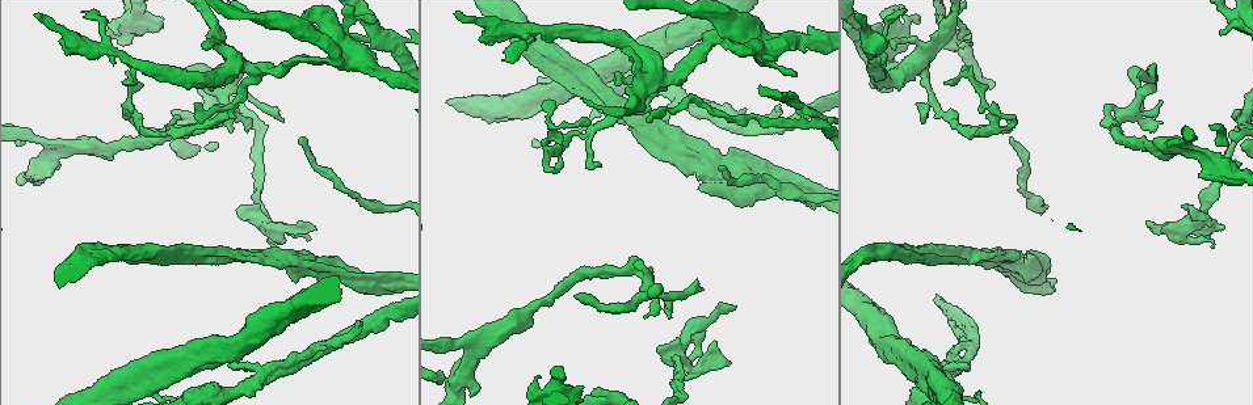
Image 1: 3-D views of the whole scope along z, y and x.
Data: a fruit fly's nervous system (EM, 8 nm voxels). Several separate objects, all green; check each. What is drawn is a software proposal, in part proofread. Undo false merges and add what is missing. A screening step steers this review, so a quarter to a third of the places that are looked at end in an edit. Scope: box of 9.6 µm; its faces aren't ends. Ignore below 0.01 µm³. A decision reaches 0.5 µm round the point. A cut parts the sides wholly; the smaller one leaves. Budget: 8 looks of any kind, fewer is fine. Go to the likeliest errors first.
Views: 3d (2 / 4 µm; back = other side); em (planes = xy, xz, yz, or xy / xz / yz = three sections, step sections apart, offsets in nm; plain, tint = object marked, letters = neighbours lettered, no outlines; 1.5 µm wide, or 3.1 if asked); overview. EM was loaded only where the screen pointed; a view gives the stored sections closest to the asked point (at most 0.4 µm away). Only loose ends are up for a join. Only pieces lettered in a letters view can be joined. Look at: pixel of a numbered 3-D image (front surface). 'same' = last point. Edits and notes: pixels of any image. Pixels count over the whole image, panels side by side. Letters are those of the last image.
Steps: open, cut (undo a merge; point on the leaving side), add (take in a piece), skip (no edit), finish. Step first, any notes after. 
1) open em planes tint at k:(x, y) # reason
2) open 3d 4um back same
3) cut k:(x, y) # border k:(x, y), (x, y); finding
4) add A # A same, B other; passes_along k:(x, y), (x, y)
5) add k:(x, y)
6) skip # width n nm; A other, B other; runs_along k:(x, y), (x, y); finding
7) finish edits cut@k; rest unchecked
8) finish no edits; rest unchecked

open em planes letters at 1:(1150, 229) # branch stops here

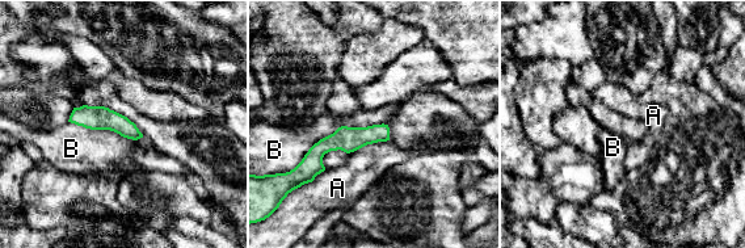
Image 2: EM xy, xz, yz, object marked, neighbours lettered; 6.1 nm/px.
skip # A other, B other; runs_along 2:(386, 130), (328, 143), (307, 165); none of them fits

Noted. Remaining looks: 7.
open em yz step 8 letters at 1:(1230, 137) # an open end

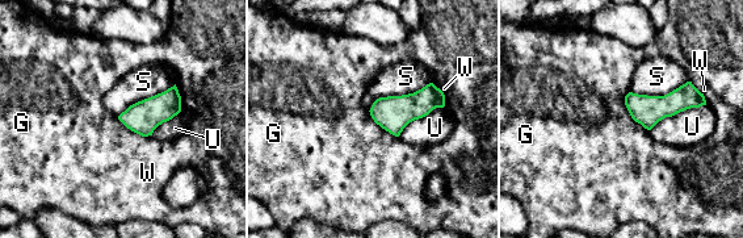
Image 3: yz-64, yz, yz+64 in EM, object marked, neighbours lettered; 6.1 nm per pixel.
open em planes letters same

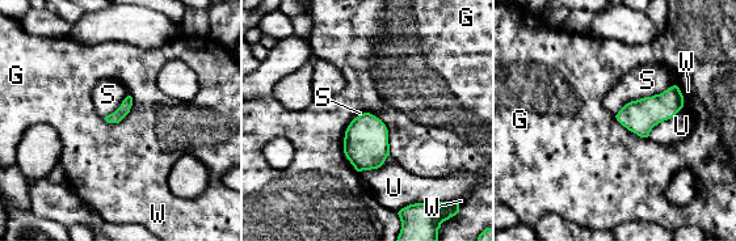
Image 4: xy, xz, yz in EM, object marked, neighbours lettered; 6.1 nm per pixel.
add 4:(647, 80) # G other, S same, U other, W other; it goes on there

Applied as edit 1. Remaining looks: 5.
open overview

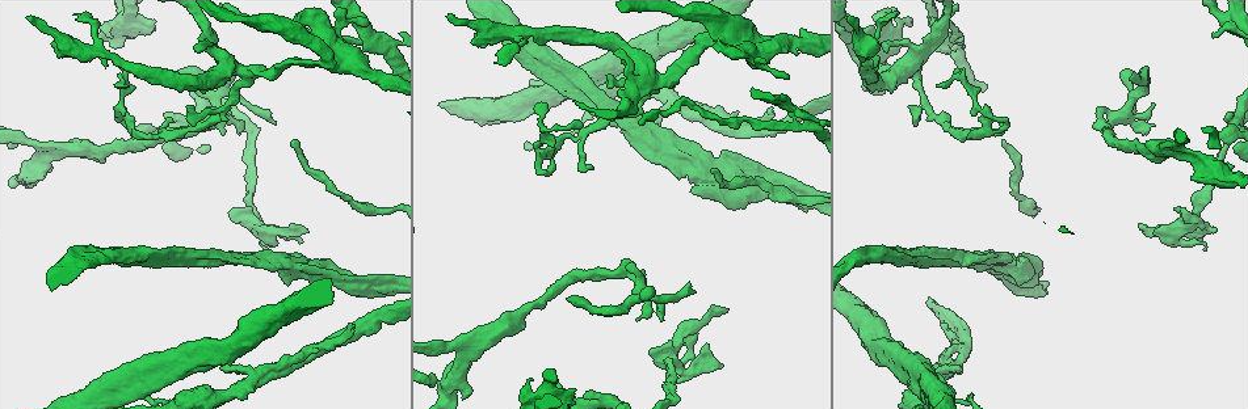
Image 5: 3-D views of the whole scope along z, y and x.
open 3d 4um at 5:(714, 172) # tapers out

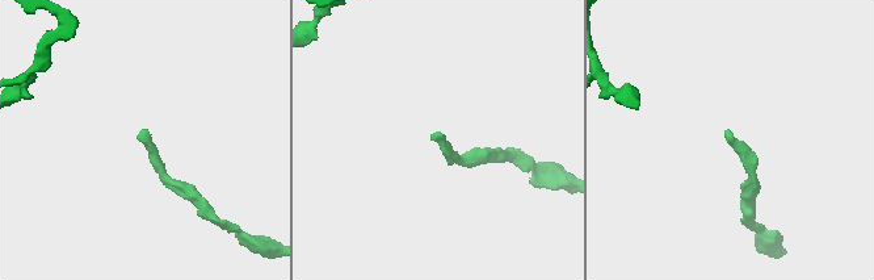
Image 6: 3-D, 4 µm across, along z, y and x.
open em yz step 8 tint at 6:(440, 134) # need the tissue

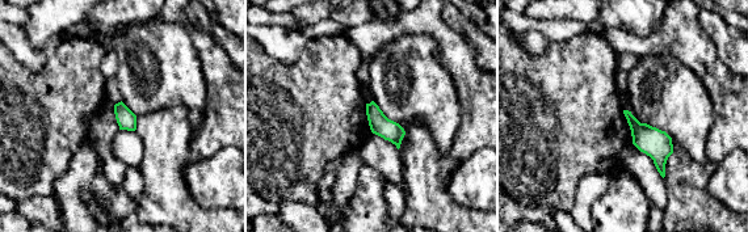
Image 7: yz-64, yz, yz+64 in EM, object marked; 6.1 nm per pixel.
open em planes letters same

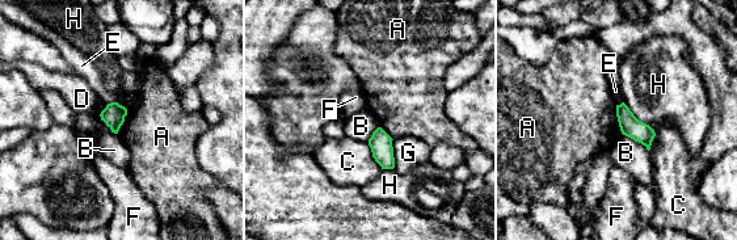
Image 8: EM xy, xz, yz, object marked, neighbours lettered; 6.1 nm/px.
skip # width 130 nm; A other, B other, C other, D other, E other, F other, G other, H other; border 8:(615, 105), (618, 126), (623, 134); no lettered piece goes on from it

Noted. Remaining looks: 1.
finish edits add@4; rest unchecked

